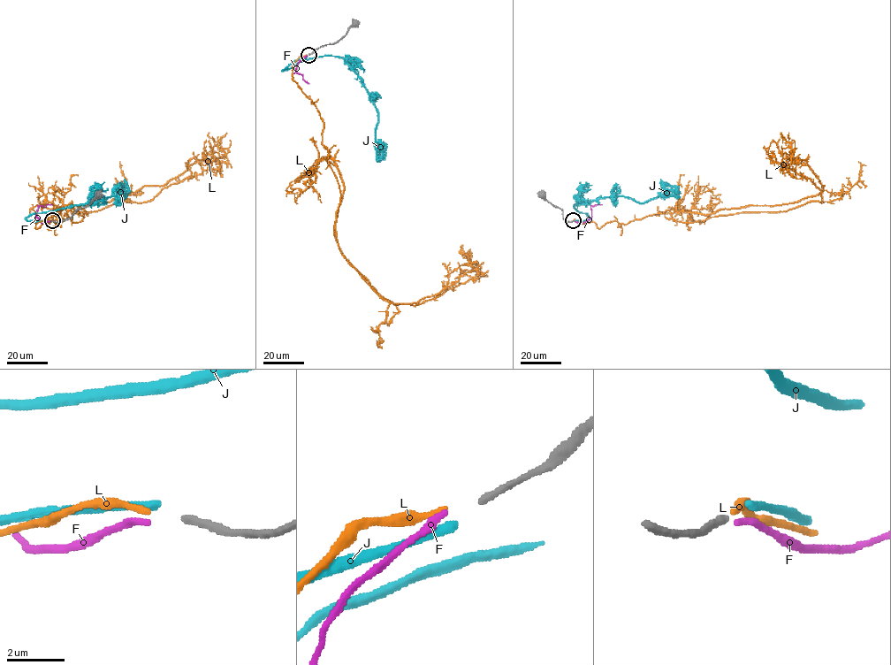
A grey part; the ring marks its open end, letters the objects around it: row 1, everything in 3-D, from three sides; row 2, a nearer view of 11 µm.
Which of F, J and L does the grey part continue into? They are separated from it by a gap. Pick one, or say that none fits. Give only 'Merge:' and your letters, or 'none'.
Merge: none

